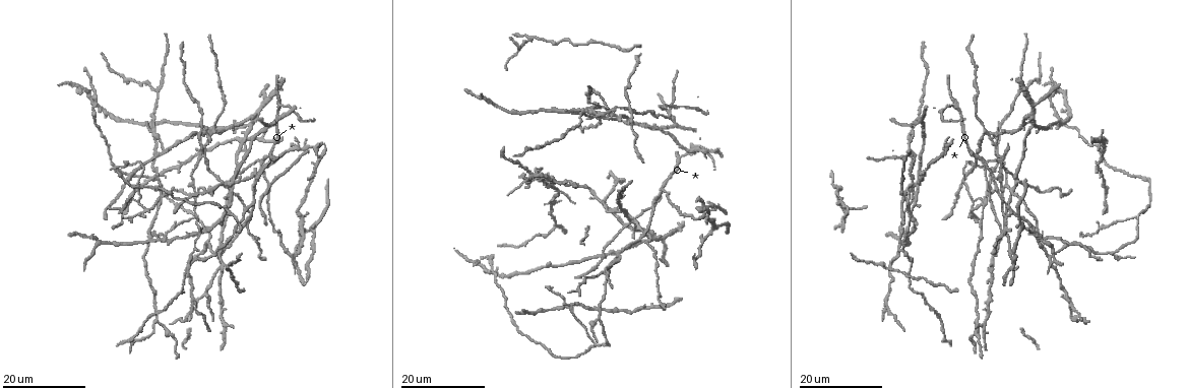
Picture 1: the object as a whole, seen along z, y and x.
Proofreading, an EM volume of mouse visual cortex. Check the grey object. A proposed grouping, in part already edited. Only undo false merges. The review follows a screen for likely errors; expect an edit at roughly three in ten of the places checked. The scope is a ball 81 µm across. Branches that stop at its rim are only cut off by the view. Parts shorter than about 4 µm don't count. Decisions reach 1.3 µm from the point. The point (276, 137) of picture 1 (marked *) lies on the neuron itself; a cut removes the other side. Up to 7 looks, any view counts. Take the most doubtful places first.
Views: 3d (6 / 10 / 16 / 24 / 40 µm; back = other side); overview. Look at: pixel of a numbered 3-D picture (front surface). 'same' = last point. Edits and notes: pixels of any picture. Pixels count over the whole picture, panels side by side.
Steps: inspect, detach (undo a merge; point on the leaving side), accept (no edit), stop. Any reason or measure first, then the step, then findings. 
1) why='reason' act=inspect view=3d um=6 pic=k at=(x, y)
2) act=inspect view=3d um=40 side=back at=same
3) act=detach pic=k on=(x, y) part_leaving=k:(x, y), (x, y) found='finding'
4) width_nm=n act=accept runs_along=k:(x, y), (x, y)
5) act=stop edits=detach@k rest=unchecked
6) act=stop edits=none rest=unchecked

why='three arms meet' act=inspect view=3d um=16 pic=1 at=(163, 196)

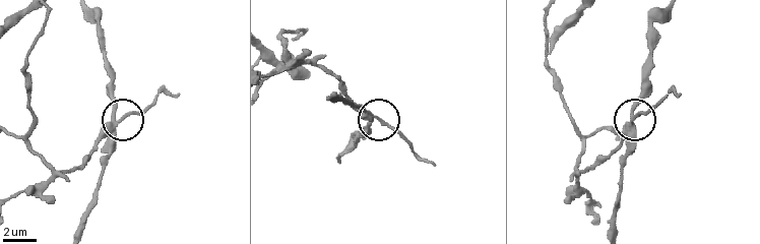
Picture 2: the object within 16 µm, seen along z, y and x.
act=inspect view=3d um=6 pic=2 at=(379, 121)

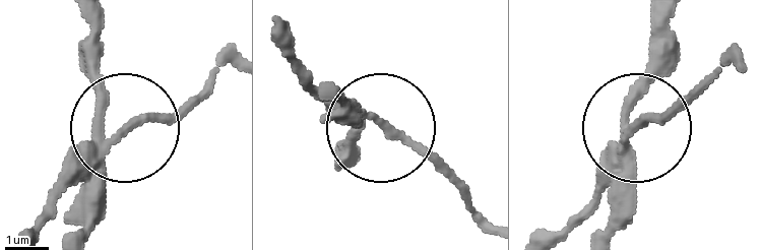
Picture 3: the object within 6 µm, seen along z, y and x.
act=detach pic=3 on=(49, 201) part_leaving=3:(91, 164), (33, 233) found='a second neuron is stuck on'

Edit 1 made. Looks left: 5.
act=inspect view=3d um=16 pic=1 at=(986, 161)

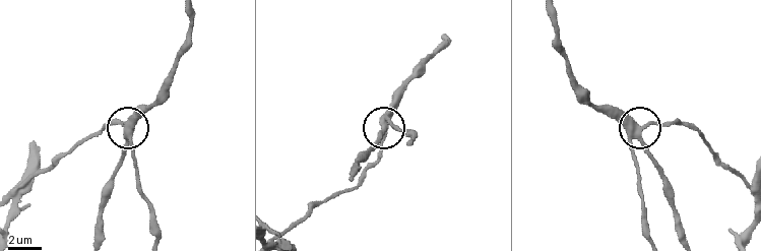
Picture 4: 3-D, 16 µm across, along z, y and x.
act=inspect view=3d um=6 pic=4 at=(385, 124)

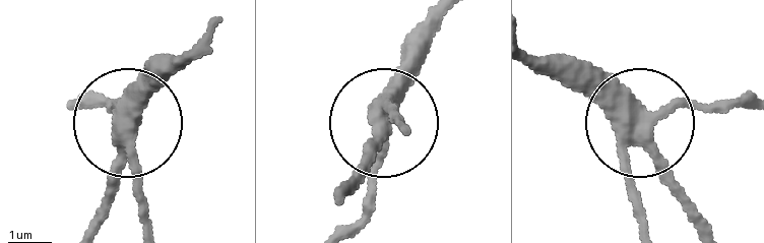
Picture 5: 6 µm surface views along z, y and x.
width_nm=380 act=accept found='continuous, no second neuron'

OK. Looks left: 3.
why='three arms meet' act=inspect view=3d um=16 pic=1 at=(1032, 102)

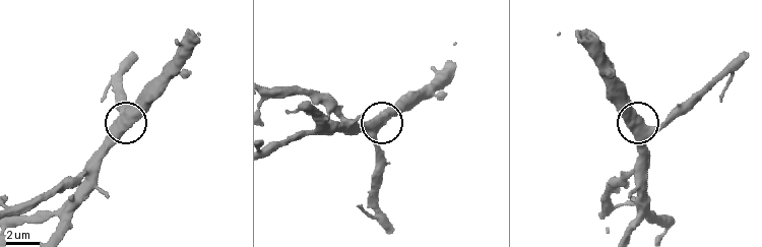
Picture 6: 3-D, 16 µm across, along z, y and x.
why='closer look' act=inspect view=3d um=10 pic=6 at=(644, 125)

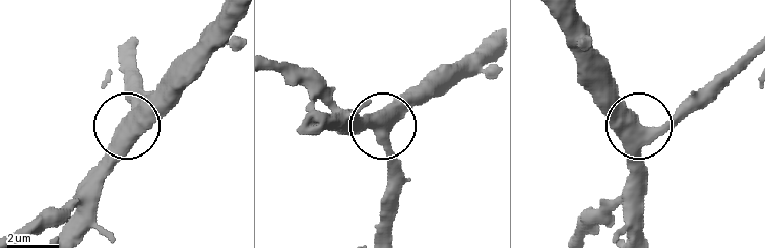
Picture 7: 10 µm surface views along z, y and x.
act=accept found='continuous, no second neuron'

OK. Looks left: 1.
act=stop edits=detach@3 rest=unchecked

